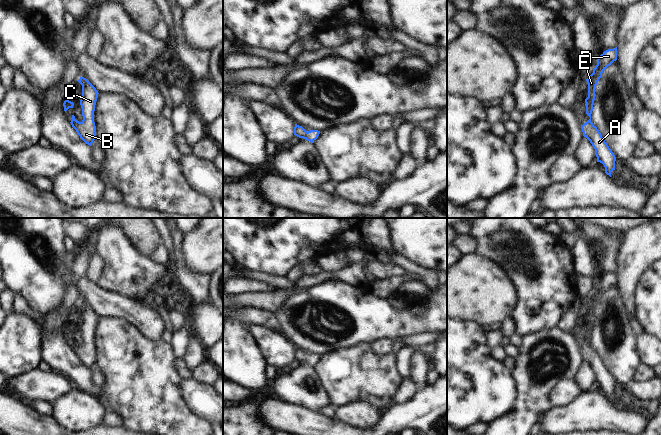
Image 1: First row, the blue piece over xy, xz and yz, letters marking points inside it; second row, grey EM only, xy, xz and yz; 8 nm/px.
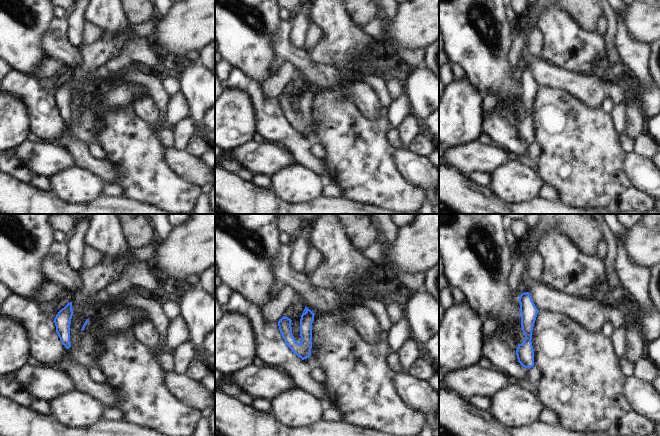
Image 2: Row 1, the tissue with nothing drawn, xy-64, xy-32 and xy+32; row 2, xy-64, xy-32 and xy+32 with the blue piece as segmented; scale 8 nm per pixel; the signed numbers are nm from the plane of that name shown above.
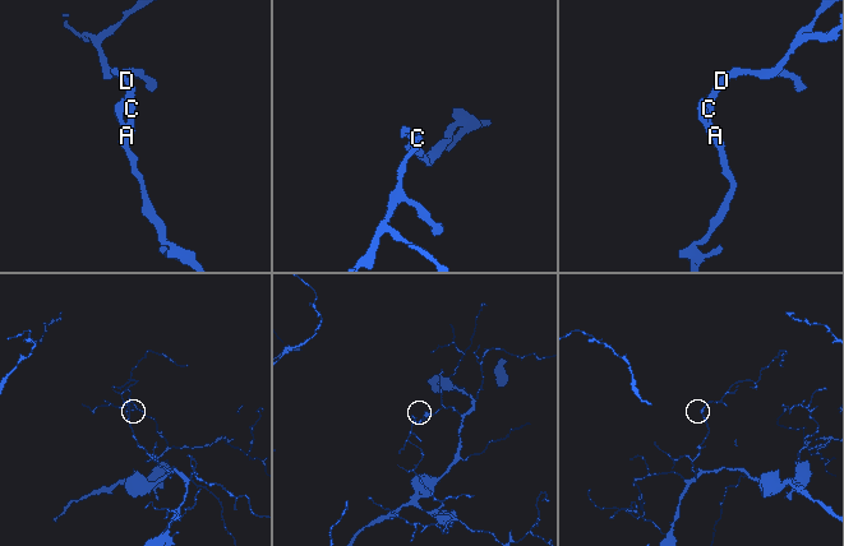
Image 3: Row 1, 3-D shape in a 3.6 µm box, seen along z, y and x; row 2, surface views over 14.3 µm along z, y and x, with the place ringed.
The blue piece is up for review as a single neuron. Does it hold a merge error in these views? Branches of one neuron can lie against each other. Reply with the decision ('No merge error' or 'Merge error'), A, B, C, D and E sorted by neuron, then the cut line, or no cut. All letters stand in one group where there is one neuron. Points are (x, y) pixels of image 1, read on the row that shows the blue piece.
No merge error. Groups: A B C D E. No split.

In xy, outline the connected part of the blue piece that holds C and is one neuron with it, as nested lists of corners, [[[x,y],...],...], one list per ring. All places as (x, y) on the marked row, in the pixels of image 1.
[[[80,77],[78,82],[82,85],[82,99],[80,100],[80,105],[82,108],[83,120],[79,122],[75,119],[75,116],[72,115],[70,123],[80,138],[86,144],[92,146],[96,138],[94,111],[99,93],[86,78]]]

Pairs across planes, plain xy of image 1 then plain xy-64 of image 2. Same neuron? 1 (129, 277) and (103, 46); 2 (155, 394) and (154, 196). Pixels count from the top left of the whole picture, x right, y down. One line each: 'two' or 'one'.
1: one
2: one

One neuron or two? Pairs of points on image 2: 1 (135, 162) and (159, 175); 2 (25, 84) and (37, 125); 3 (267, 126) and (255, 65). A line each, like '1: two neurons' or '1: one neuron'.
1: one neuron
2: one neuron
3: two neurons

